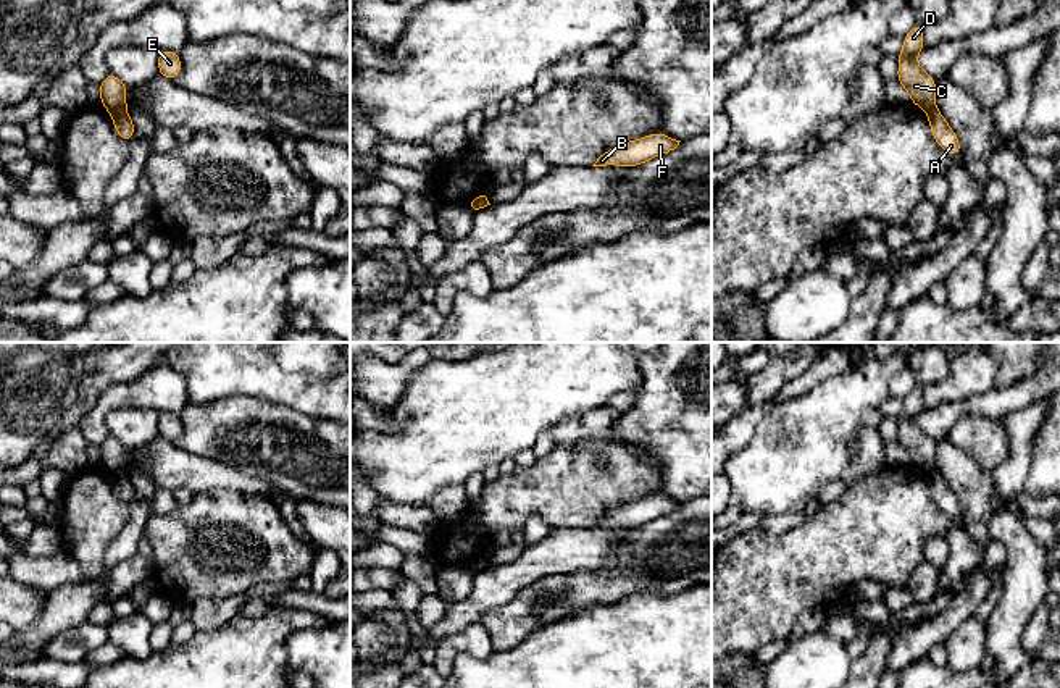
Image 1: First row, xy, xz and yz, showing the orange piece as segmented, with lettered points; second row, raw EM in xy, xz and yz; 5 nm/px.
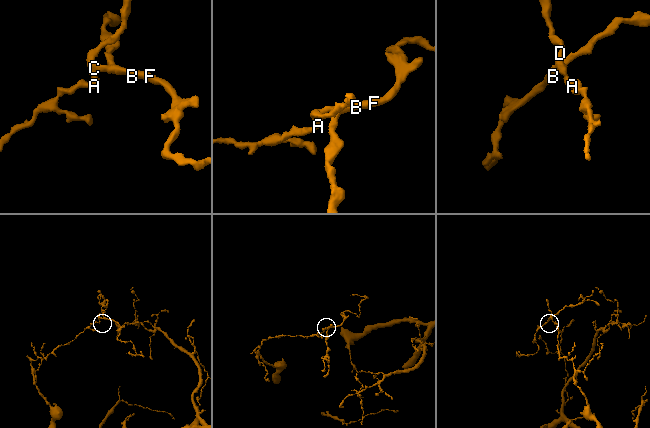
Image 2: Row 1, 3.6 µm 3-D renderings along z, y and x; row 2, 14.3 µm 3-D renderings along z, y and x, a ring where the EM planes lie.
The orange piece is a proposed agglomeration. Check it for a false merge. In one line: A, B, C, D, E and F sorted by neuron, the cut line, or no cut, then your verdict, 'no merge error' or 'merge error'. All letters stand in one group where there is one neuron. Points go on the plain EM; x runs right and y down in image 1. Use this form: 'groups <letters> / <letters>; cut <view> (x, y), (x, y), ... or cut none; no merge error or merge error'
groups A / B C D E F; cut xy (123, 470), (112, 474); merge error

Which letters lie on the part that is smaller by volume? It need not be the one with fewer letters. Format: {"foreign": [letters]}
{"foreign": ["B", "C", "D", "E", "F"]}

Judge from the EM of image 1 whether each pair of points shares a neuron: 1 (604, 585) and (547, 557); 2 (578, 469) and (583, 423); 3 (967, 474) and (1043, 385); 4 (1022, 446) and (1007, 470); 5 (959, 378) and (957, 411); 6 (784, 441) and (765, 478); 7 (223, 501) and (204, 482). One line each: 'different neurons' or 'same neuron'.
1: different neurons
2: different neurons
3: different neurons
4: same neuron
5: different neurons
6: same neuron
7: different neurons

